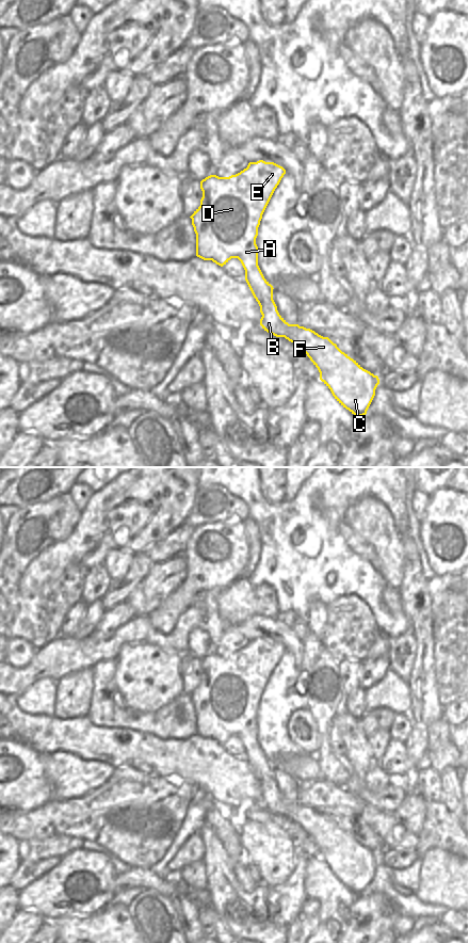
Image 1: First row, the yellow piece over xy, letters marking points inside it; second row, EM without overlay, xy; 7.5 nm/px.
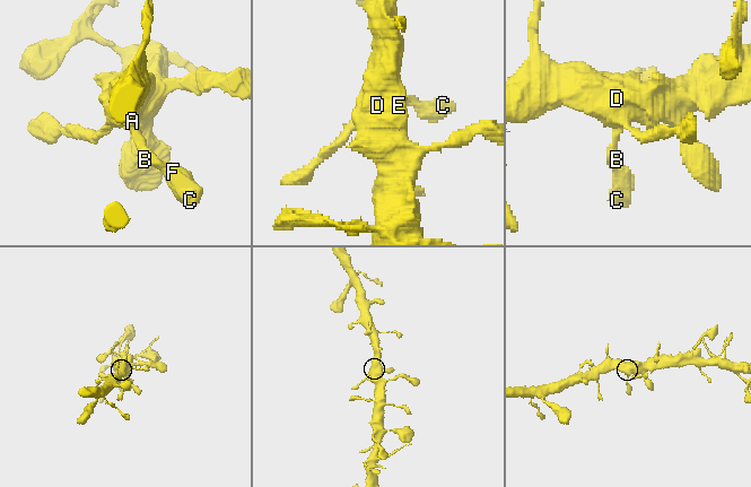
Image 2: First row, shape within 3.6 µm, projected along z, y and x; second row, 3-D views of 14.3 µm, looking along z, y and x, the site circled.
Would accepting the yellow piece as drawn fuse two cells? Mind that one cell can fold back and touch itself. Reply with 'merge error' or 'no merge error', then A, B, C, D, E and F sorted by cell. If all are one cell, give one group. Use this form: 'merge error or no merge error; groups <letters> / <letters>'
no merge error; groups A B C D E F

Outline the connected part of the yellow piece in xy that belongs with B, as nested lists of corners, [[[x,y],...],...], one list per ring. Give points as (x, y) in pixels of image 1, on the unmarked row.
[[[259,638],[229,655],[210,653],[200,659],[203,675],[200,684],[190,694],[196,712],[196,734],[212,738],[223,745],[231,736],[238,736],[244,748],[245,758],[260,784],[260,803],[276,815],[285,815],[295,821],[313,841],[320,850],[320,858],[330,867],[335,877],[355,894],[363,894],[375,874],[379,857],[363,847],[356,838],[342,830],[328,815],[310,806],[289,802],[278,790],[273,778],[273,764],[264,756],[258,744],[256,716],[262,692],[286,648],[274,641]]]

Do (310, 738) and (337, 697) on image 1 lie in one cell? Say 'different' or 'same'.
different

